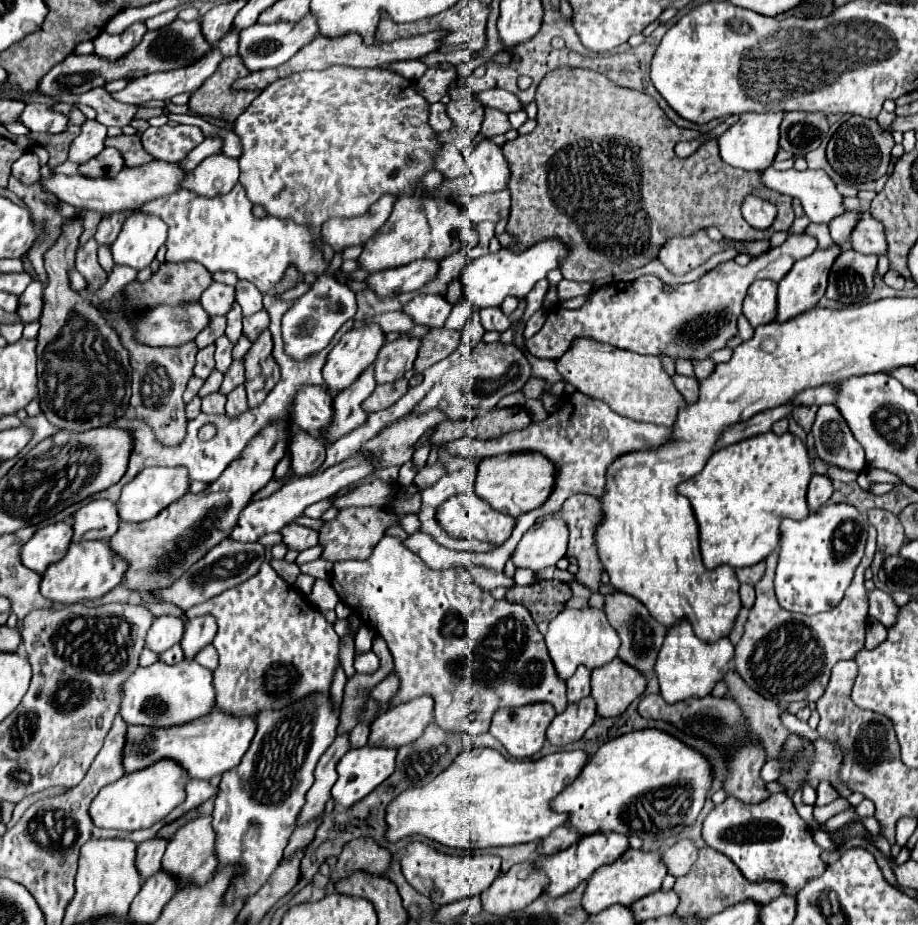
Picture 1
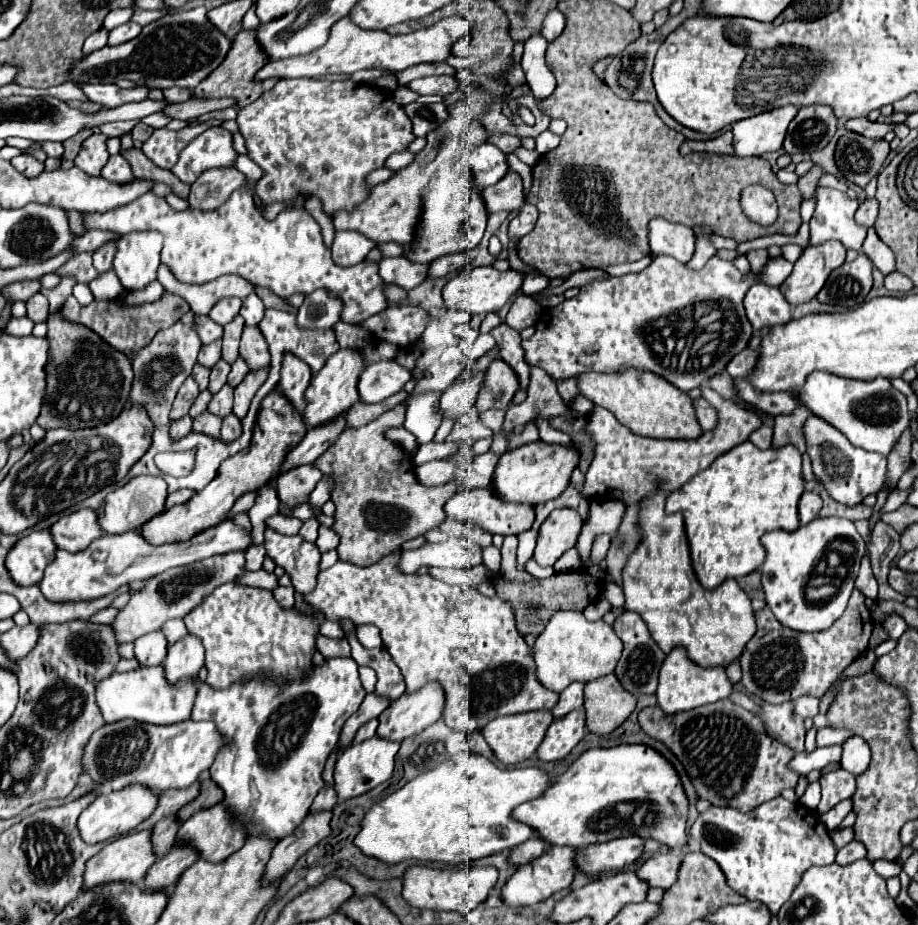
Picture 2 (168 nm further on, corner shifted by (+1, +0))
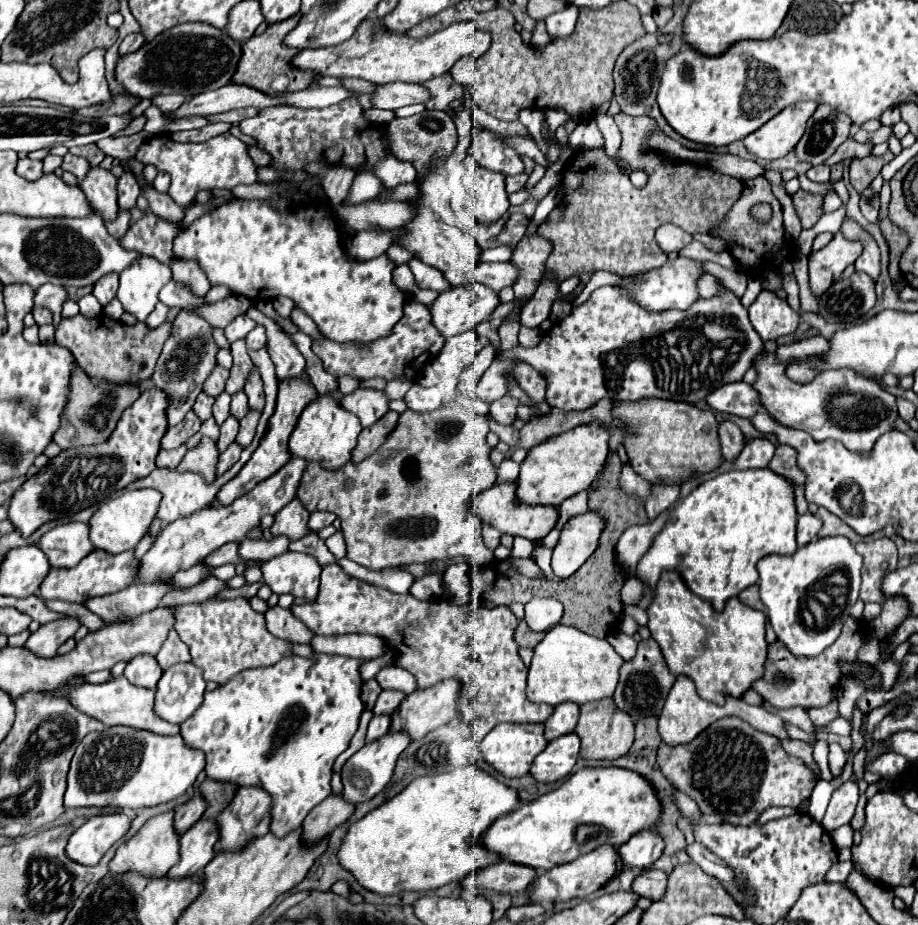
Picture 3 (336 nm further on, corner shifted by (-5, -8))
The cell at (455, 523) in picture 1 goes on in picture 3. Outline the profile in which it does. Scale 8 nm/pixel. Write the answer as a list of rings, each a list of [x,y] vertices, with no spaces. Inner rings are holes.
[[[504,483],[504,485],[494,485],[488,491],[482,491],[480,495],[474,497],[472,501],[472,509],[470,509],[476,517],[480,517],[482,523],[492,525],[494,529],[498,529],[502,535],[512,535],[512,537],[526,537],[532,541],[542,539],[544,535],[548,535],[552,531],[552,527],[556,525],[556,507],[548,507],[548,505],[524,505],[520,501],[516,501],[516,493],[514,493],[514,483]]]

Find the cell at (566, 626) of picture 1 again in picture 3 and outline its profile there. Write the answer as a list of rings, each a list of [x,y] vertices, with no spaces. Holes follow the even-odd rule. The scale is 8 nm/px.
[[[554,625],[534,649],[528,673],[528,699],[534,703],[560,705],[574,701],[578,705],[610,697],[618,685],[618,671],[624,659],[606,639],[598,639],[570,625]]]

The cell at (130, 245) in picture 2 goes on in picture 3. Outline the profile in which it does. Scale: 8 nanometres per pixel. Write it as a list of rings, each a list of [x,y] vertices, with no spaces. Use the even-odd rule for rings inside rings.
[[[140,255],[120,273],[118,299],[138,321],[146,321],[158,303],[160,289],[168,281],[172,281],[172,271],[166,263],[150,255]]]

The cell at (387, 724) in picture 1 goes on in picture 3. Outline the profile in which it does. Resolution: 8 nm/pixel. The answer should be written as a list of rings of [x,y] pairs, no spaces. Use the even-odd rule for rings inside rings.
[[[446,679],[446,681],[440,681],[428,689],[416,689],[414,693],[406,695],[404,701],[400,703],[400,707],[396,709],[396,713],[392,715],[392,725],[390,725],[390,731],[388,733],[398,733],[398,731],[404,731],[410,735],[410,739],[418,739],[418,737],[424,737],[426,733],[430,733],[432,729],[438,729],[446,723],[450,723],[454,717],[456,717],[456,701],[458,701],[458,681],[452,681],[452,679]]]

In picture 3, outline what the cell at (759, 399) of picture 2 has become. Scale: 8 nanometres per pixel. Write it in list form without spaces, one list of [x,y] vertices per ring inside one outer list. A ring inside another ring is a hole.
[[[744,381],[728,383],[720,389],[714,389],[708,395],[706,403],[716,411],[732,413],[738,417],[754,417],[762,409],[760,393],[750,383]]]

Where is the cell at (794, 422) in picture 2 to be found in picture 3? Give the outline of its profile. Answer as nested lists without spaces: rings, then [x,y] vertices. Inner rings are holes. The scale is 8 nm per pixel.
[[[778,445],[774,459],[770,461],[770,469],[786,479],[790,479],[796,485],[802,485],[806,481],[806,475],[802,473],[802,469],[798,467],[798,451],[790,445]]]

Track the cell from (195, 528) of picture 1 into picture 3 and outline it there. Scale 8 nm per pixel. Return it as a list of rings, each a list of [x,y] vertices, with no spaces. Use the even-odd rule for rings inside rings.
[[[292,377],[290,381],[280,381],[280,387],[278,387],[278,401],[276,401],[276,411],[274,415],[270,417],[270,427],[266,431],[266,435],[262,437],[258,449],[252,453],[250,461],[240,469],[240,473],[228,481],[216,495],[216,501],[220,505],[230,505],[234,503],[238,497],[246,495],[248,491],[252,491],[260,481],[268,479],[270,475],[274,475],[288,459],[290,459],[290,449],[288,449],[288,437],[292,435],[292,429],[296,427],[296,421],[300,417],[300,413],[304,411],[304,405],[308,405],[308,401],[312,401],[312,397],[316,395],[316,389],[312,387],[312,383],[304,377],[304,379],[298,379],[298,377]]]

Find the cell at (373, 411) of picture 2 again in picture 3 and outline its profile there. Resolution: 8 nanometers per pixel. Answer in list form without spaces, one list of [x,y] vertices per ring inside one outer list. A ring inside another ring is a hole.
[[[388,411],[380,421],[376,421],[372,427],[362,429],[356,449],[352,451],[352,461],[362,461],[362,457],[368,457],[374,453],[374,449],[378,449],[378,445],[382,445],[382,441],[386,439],[386,435],[396,427],[398,423],[398,413],[396,411]]]

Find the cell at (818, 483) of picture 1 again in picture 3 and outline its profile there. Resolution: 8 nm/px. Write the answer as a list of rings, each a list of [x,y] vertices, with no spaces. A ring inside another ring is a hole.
[[[810,511],[800,515],[798,517],[798,537],[796,537],[798,545],[806,545],[808,541],[812,541],[818,535],[820,527],[822,527],[822,519],[812,515]]]

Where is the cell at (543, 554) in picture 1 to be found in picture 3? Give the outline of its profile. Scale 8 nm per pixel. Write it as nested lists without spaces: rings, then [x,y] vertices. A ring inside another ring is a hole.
[[[588,511],[568,519],[560,531],[560,539],[552,551],[552,571],[558,577],[570,577],[596,551],[604,519]]]

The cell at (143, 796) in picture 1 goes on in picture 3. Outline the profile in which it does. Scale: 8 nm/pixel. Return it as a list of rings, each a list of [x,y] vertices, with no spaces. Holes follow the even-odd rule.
[[[126,813],[96,815],[74,831],[66,853],[72,857],[72,861],[80,861],[82,865],[96,865],[102,855],[128,833],[130,825],[132,817]]]

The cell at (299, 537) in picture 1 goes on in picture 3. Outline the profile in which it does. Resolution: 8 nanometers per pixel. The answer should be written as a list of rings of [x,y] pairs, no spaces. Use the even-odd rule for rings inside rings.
[[[286,551],[262,563],[264,583],[268,583],[276,595],[290,593],[310,601],[318,597],[320,571],[322,567],[308,553]]]

